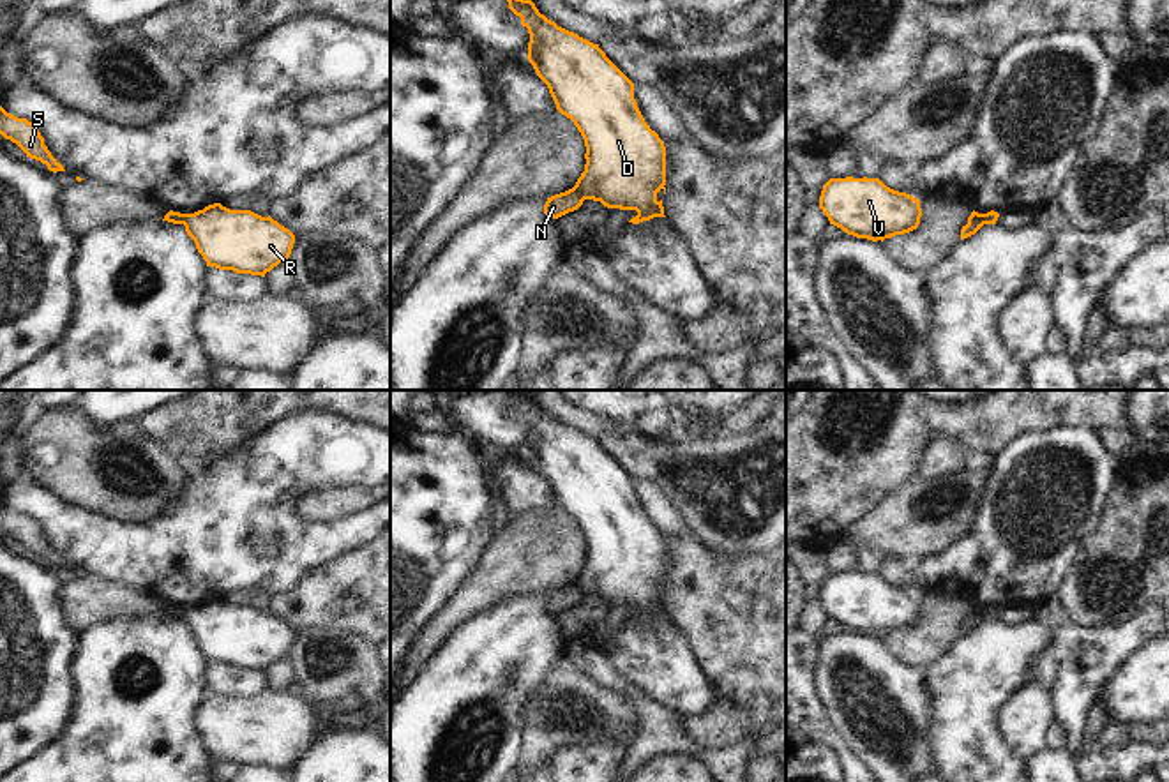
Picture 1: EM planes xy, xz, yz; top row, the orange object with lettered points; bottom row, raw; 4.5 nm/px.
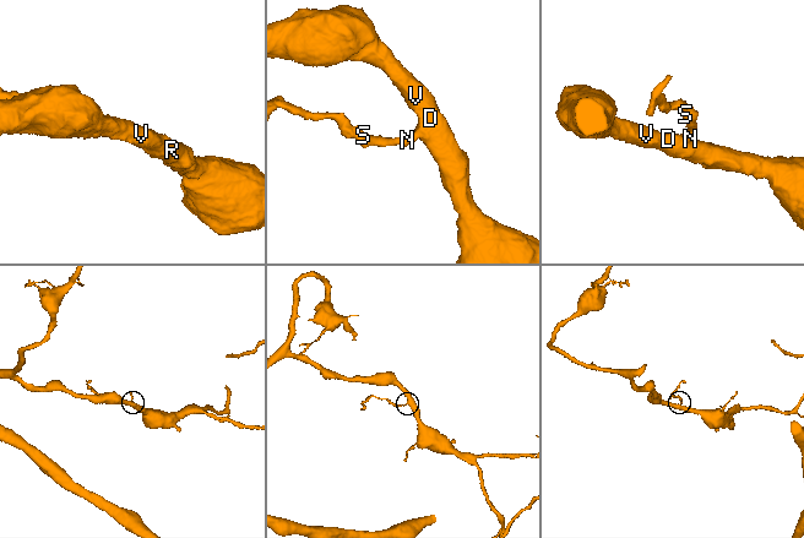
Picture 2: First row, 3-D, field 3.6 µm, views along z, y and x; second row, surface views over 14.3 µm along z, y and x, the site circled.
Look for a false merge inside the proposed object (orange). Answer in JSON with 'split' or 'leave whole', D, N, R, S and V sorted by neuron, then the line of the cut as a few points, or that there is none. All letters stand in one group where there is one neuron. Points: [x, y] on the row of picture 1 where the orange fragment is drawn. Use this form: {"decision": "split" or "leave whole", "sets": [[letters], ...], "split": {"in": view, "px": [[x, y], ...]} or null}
{"decision": "split", "sets": [["D", "R", "V"], ["N", "S"]], "split": {"in": "xz", "px": [[574, 186], [585, 198]]}}

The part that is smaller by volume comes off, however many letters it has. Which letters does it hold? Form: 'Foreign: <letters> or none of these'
Foreign: N, S

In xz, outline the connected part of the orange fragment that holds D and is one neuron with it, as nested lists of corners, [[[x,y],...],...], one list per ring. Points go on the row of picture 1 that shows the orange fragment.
[[[532,0],[507,2],[509,9],[521,18],[521,25],[528,28],[528,62],[533,65],[537,76],[547,85],[556,109],[574,122],[584,139],[586,164],[574,185],[577,192],[584,199],[600,201],[607,208],[636,210],[637,215],[629,221],[632,224],[653,217],[666,217],[662,199],[657,199],[660,189],[666,194],[666,147],[659,134],[645,122],[634,99],[634,83],[606,56],[599,44],[558,26],[540,14]]]

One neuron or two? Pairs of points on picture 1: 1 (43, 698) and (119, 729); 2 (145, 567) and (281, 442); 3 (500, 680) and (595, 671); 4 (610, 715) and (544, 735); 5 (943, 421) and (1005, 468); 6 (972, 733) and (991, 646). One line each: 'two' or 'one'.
1: two
2: one
3: two
4: one
5: two
6: one

